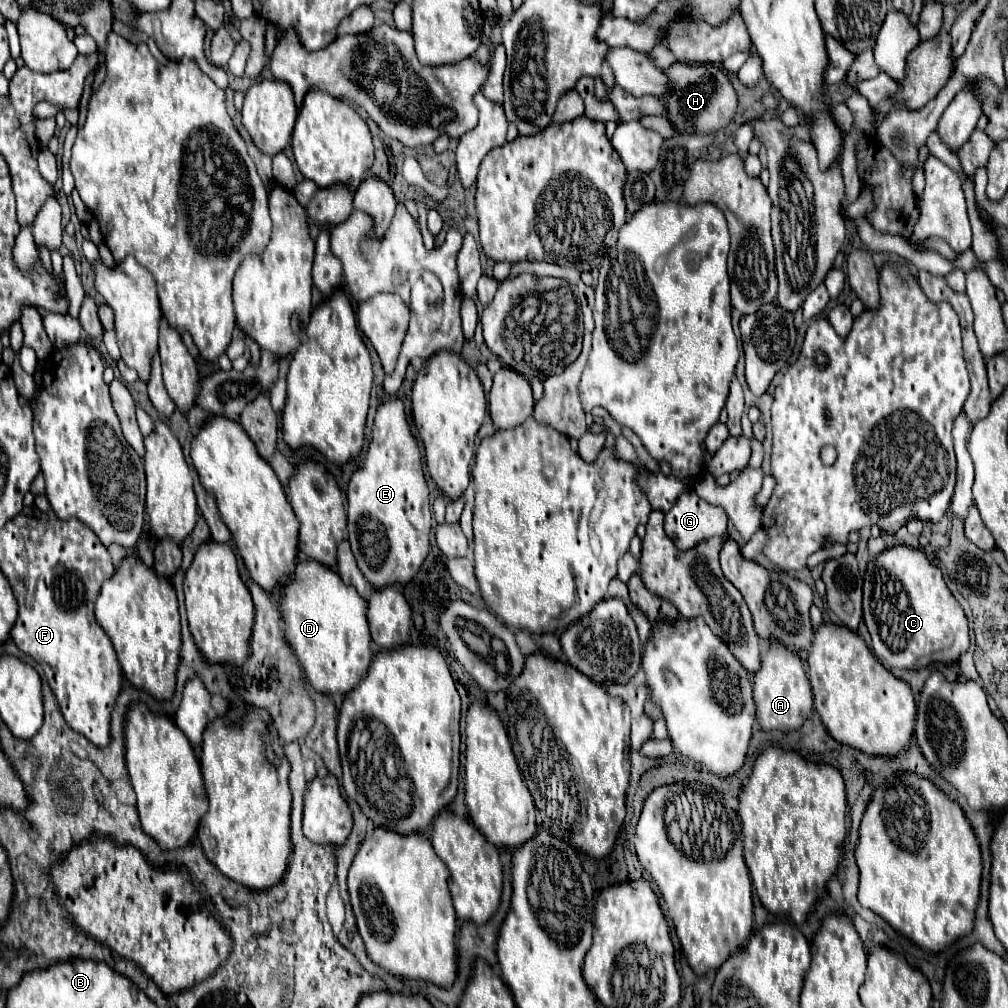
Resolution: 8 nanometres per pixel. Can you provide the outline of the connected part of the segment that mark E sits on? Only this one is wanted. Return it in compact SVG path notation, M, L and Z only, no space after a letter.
M387 400L377 406L375 426L365 454L365 462L353 472L347 486L347 534L349 534L351 550L357 558L359 570L371 582L373 588L383 588L395 582L407 584L415 578L415 574L419 572L419 568L423 566L431 550L429 544L431 522L433 522L433 512L429 504L429 488L423 472L419 442L411 434L403 400Z

